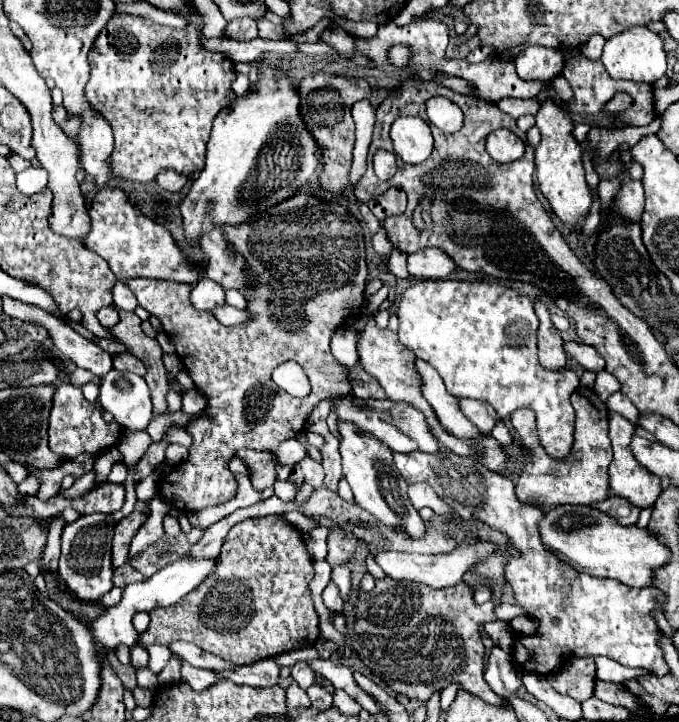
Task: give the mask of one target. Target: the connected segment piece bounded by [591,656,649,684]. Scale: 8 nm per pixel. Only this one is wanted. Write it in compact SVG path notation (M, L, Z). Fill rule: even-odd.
M591 656L595 660L595 666L599 668L599 678L605 680L605 682L627 682L631 680L631 676L637 676L637 674L649 674L647 670L641 670L641 668L625 668L621 666L619 662L613 662L611 658L603 658L603 656Z

